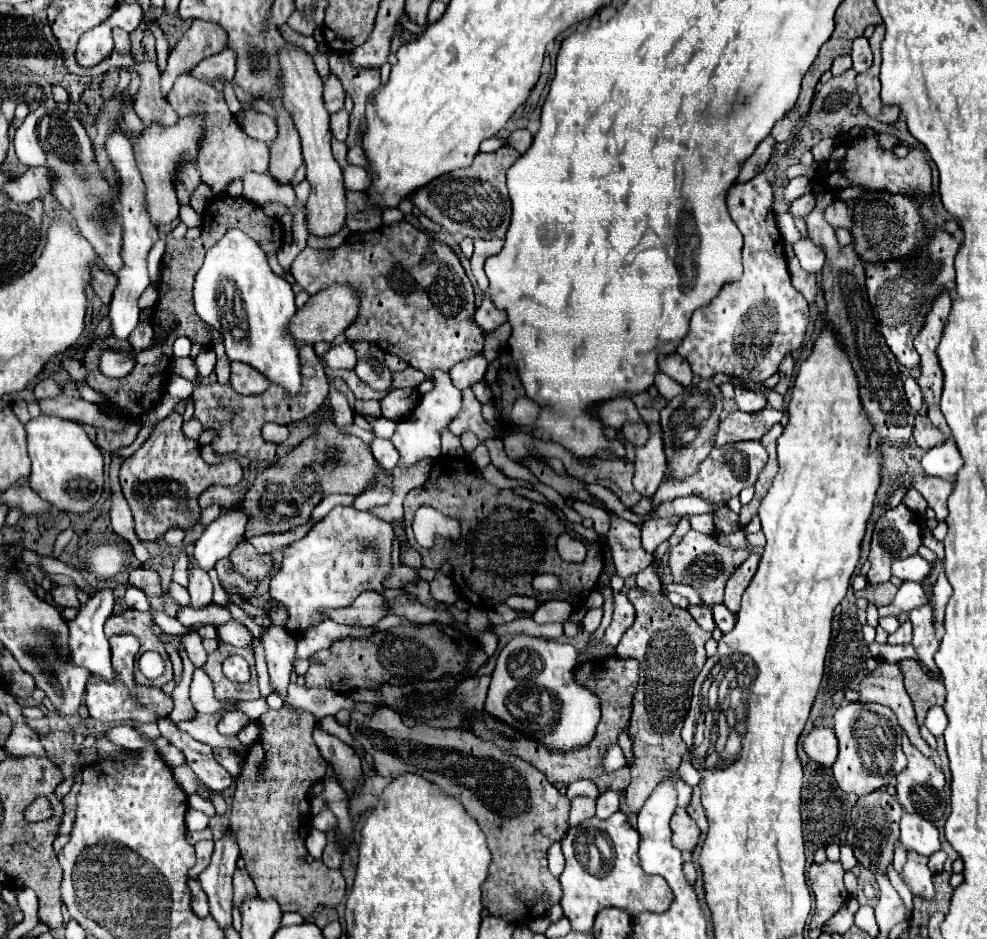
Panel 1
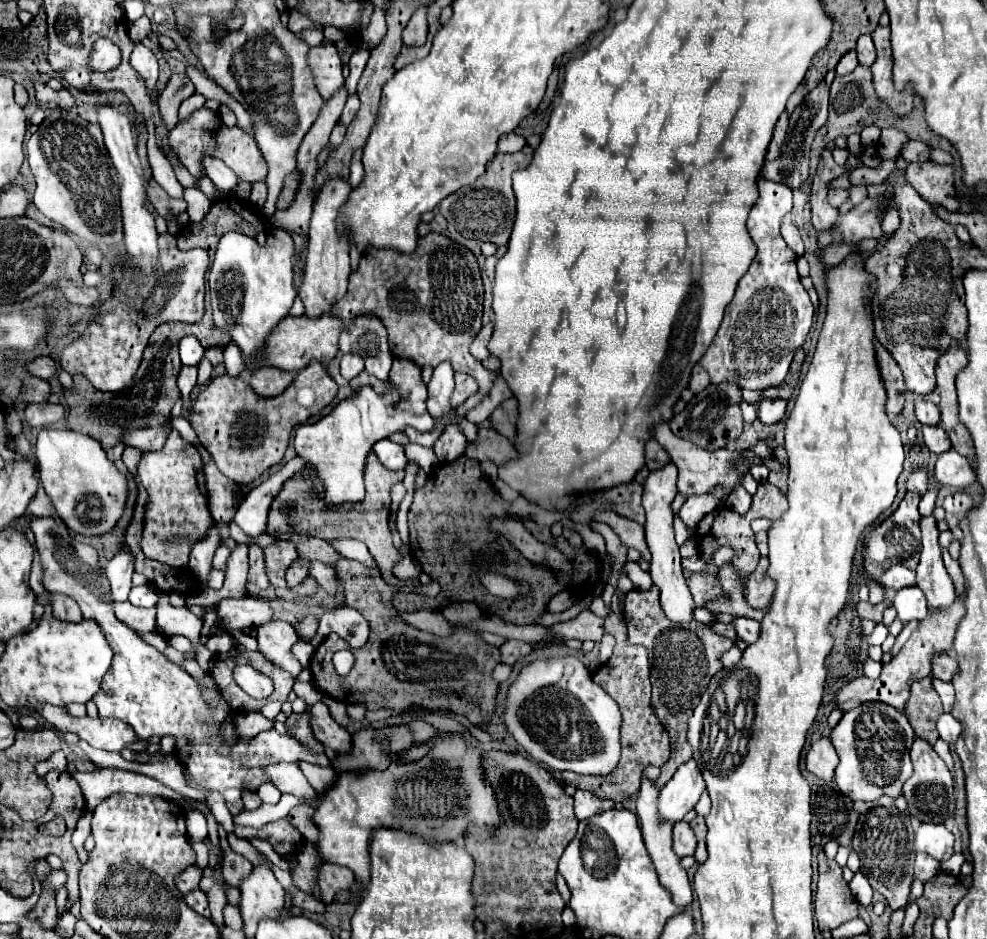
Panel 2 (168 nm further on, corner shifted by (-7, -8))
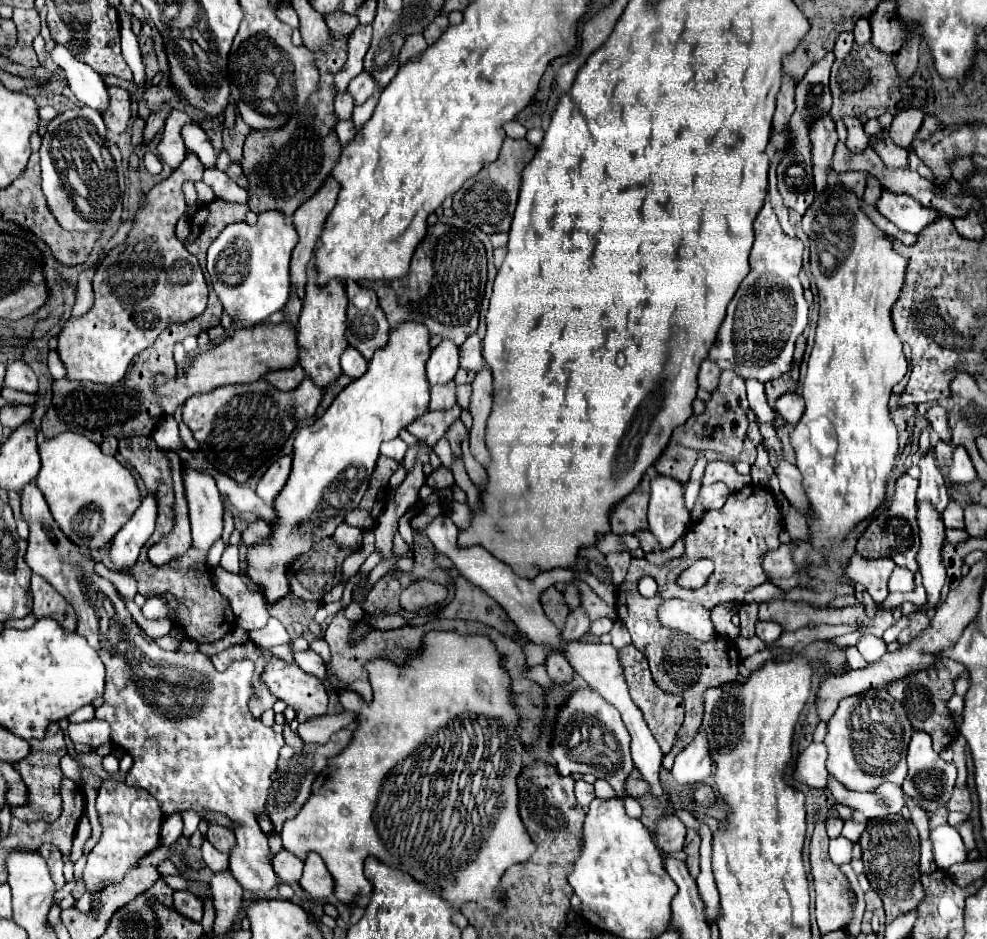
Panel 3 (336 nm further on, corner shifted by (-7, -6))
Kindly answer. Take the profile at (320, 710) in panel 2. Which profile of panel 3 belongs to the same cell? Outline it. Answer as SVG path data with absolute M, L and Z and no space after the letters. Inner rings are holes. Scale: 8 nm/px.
M273 656L261 674L263 684L273 696L283 700L297 712L297 720L305 722L313 716L323 716L327 712L327 692L319 678L305 674L295 664Z

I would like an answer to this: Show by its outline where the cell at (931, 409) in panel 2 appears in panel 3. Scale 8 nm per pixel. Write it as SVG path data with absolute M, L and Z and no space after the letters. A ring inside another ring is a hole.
M933 406L933 408L929 408L927 418L929 418L929 424L935 428L935 432L939 434L939 438L943 442L951 442L951 430L949 430L949 424L947 424L947 412L941 406Z

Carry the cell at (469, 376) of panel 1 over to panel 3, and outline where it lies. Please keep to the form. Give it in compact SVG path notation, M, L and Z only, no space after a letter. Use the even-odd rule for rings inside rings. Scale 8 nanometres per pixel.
M447 382L443 386L431 386L429 410L445 410L455 404L455 382Z

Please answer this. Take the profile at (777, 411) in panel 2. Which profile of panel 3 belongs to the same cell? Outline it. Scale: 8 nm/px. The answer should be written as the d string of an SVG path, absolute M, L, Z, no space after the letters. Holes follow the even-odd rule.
M783 394L777 404L775 404L775 410L779 416L783 416L789 424L795 426L795 422L799 422L799 418L803 416L803 398L799 394Z

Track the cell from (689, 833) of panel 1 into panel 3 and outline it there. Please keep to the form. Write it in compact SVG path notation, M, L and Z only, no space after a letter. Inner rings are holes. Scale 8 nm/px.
M677 816L659 818L659 822L655 822L655 834L653 834L655 844L659 850L667 850L667 852L681 850L685 842L685 832L687 828Z

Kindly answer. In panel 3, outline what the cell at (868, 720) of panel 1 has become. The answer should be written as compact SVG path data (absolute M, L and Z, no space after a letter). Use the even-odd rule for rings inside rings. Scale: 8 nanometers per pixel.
M865 690L839 702L835 714L827 722L827 734L823 744L827 746L827 772L837 778L849 790L873 790L875 768L879 786L879 768L883 768L881 782L901 784L907 776L907 746L911 740L911 724L899 700L891 698L887 690Z

